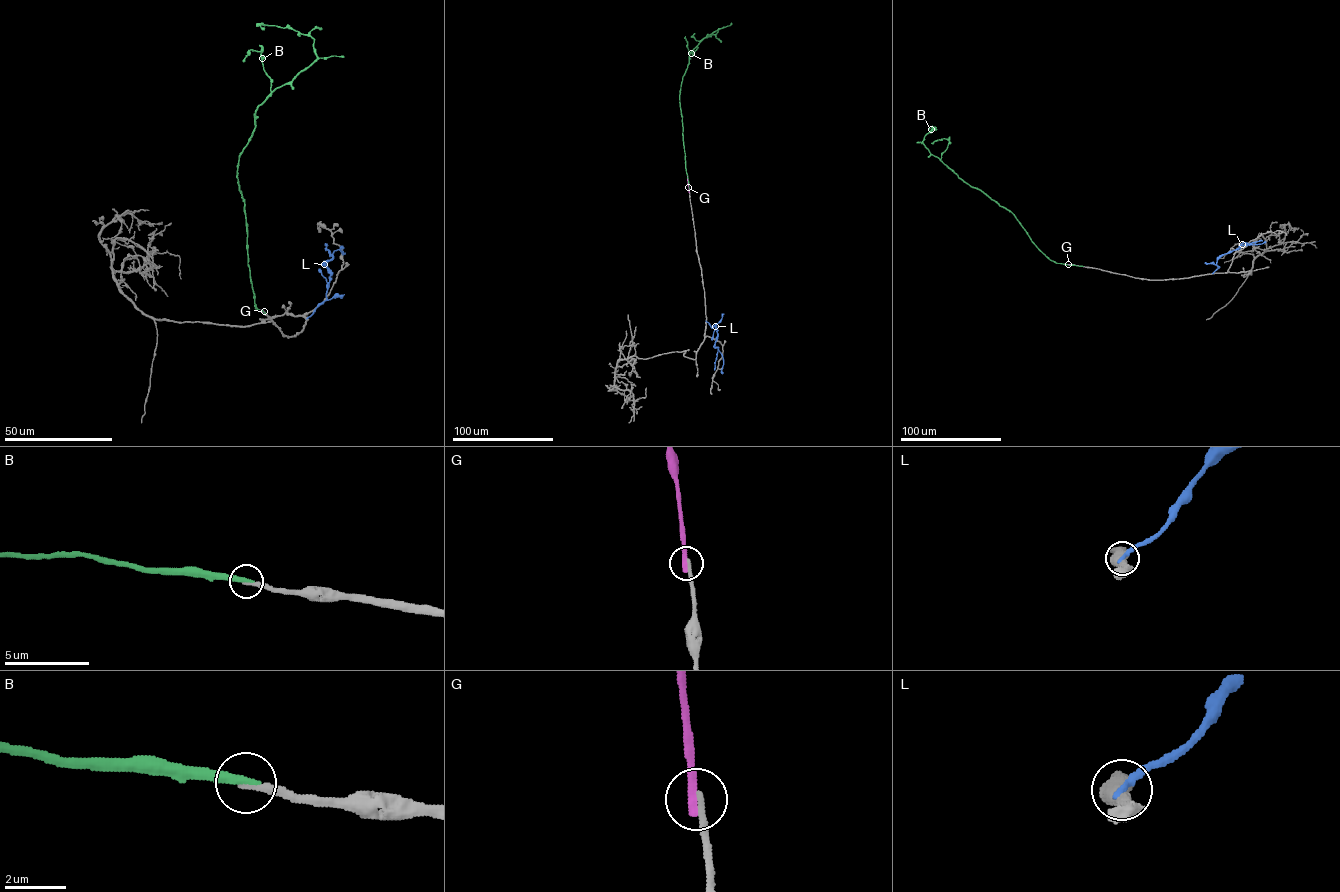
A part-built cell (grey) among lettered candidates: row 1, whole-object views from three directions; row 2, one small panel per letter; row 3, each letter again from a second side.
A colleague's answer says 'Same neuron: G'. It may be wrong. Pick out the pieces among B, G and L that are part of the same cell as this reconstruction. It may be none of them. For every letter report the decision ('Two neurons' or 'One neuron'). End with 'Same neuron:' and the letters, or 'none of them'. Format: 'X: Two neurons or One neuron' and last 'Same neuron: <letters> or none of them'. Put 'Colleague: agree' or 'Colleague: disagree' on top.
Colleague: disagree
B: One neuron
G: Two neurons
L: Two neurons
Same neuron: B

